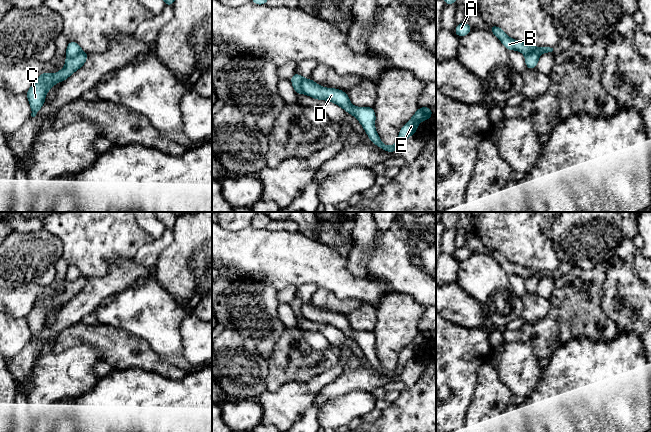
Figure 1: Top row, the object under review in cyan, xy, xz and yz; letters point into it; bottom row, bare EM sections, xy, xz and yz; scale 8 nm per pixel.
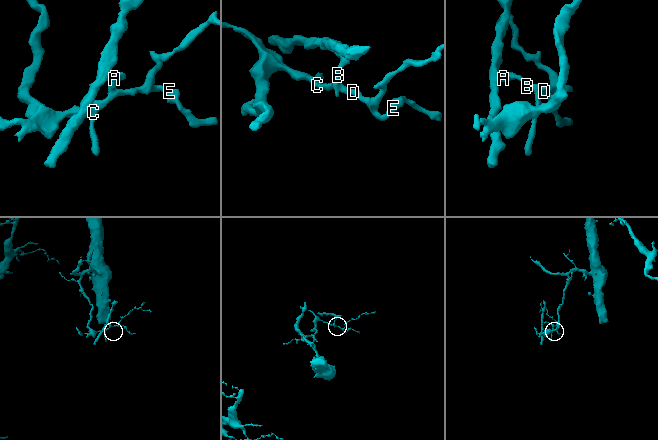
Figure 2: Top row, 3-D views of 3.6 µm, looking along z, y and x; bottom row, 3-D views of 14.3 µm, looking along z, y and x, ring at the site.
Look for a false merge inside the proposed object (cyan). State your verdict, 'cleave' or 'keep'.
cleave

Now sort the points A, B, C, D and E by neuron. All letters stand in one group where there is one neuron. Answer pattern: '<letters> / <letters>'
A B / C D E

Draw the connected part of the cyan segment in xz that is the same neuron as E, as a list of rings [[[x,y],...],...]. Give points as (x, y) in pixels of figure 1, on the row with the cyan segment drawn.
[[[302,78],[302,91],[314,99],[331,101],[339,105],[347,113],[355,116],[363,126],[371,142],[388,153],[400,150],[406,139],[417,133],[417,125],[433,116],[430,107],[419,107],[413,117],[402,126],[396,143],[393,146],[387,146],[382,143],[375,130],[376,114],[373,107],[355,107],[350,103],[346,92],[335,88],[321,87],[312,79]]]

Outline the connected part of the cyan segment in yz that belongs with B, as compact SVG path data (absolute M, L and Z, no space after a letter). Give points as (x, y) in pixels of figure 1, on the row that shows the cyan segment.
M490 25L489 31L491 31L495 36L498 37L498 39L502 42L502 44L508 51L516 50L524 53L525 55L531 53L540 55L542 53L548 53L553 51L553 48L550 47L535 47L526 44L524 42L511 39L506 35L506 33L500 27L495 25Z

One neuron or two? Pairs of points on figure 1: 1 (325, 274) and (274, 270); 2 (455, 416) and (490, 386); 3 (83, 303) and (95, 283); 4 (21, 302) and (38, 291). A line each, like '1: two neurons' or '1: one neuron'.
1: one neuron
2: two neurons
3: one neuron
4: one neuron

